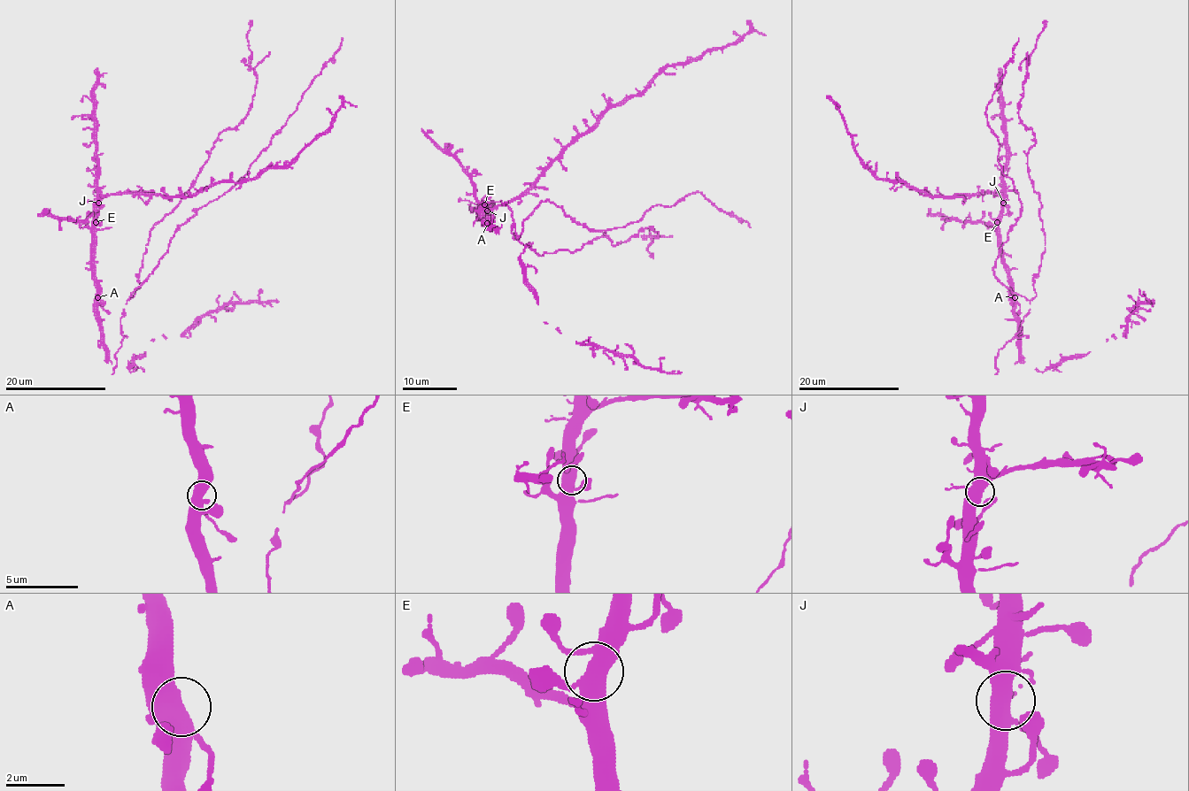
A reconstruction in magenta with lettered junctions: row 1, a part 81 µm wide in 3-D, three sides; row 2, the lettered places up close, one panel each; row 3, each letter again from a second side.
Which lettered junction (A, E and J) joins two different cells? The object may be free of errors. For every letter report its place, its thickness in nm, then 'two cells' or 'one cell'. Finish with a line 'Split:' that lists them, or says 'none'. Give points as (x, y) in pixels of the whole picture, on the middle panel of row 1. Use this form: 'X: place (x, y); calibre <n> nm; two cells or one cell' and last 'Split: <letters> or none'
A: place (487, 223); calibre 480 nm; one cell
E: place (484, 204); calibre 480 nm; one cell
J: place (487, 211); calibre 480 nm; one cell
Split: none

